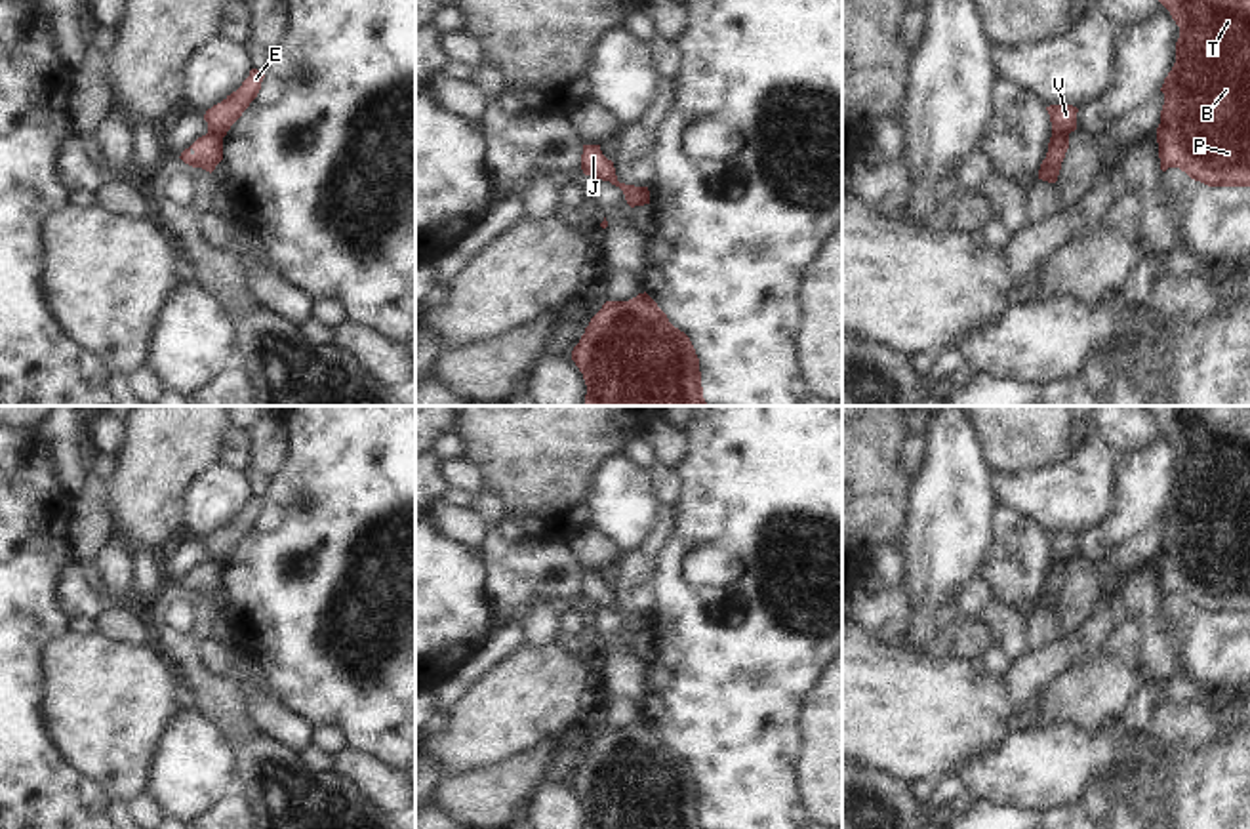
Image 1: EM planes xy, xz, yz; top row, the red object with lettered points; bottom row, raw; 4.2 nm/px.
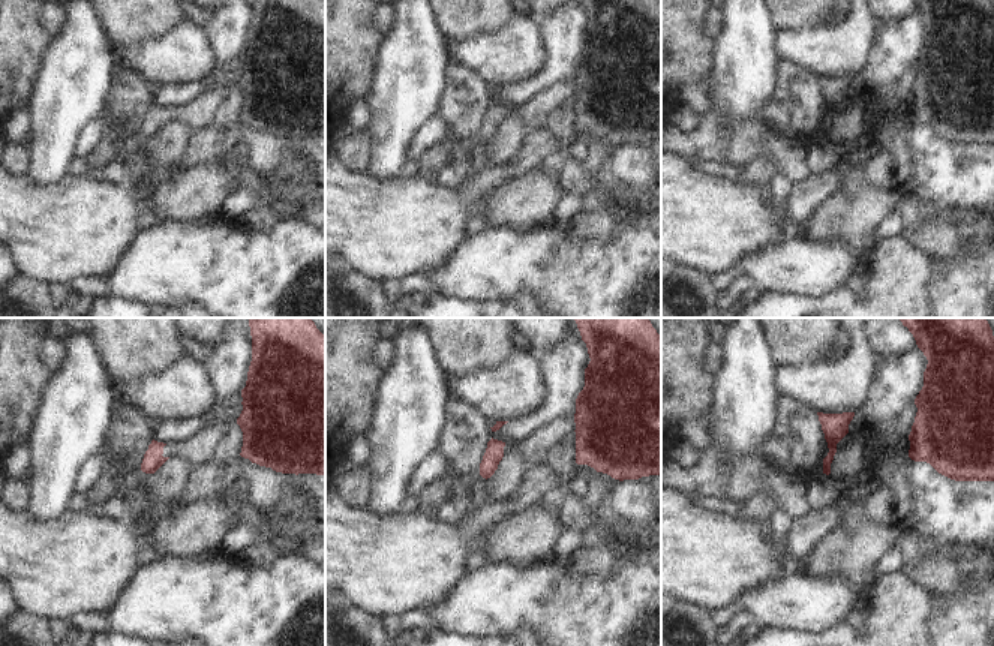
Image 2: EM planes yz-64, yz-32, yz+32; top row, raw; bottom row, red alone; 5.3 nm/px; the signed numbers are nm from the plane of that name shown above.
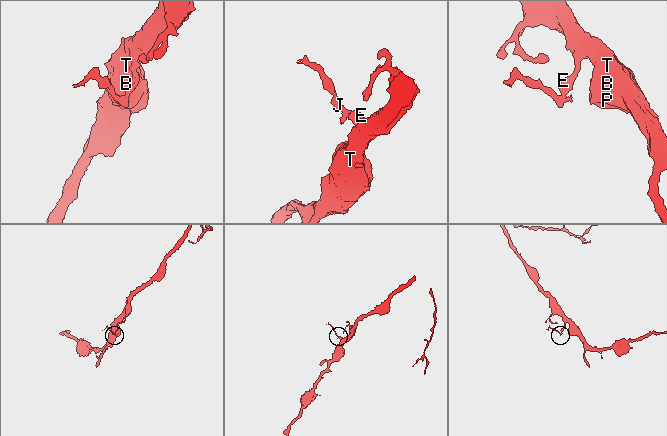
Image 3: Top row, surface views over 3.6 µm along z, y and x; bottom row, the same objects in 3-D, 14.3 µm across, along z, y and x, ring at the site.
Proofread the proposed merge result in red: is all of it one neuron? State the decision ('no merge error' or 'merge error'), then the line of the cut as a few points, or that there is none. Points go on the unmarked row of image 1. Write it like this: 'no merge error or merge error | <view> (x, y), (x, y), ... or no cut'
merge error | yz (1052, 561), (1068, 563)

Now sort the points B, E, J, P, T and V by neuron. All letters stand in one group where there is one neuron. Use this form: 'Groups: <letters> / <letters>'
Groups: B E P T V / J

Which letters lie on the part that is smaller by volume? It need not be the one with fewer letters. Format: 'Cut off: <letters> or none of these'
Cut off: J

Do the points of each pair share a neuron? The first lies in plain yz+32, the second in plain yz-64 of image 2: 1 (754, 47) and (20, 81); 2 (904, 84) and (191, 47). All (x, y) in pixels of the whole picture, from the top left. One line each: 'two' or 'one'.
1: two
2: two

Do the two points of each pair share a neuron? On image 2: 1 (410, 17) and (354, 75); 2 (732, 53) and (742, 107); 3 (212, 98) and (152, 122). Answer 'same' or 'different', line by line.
1: different
2: same
3: same

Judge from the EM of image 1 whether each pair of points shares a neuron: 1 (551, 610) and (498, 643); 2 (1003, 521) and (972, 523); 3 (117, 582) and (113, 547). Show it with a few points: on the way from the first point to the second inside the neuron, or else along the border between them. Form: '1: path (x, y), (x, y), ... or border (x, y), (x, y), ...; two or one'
1: border (523, 624), (528, 643); two
2: border (999, 505), (993, 528); two
3: path (117, 574), (115, 555); one

